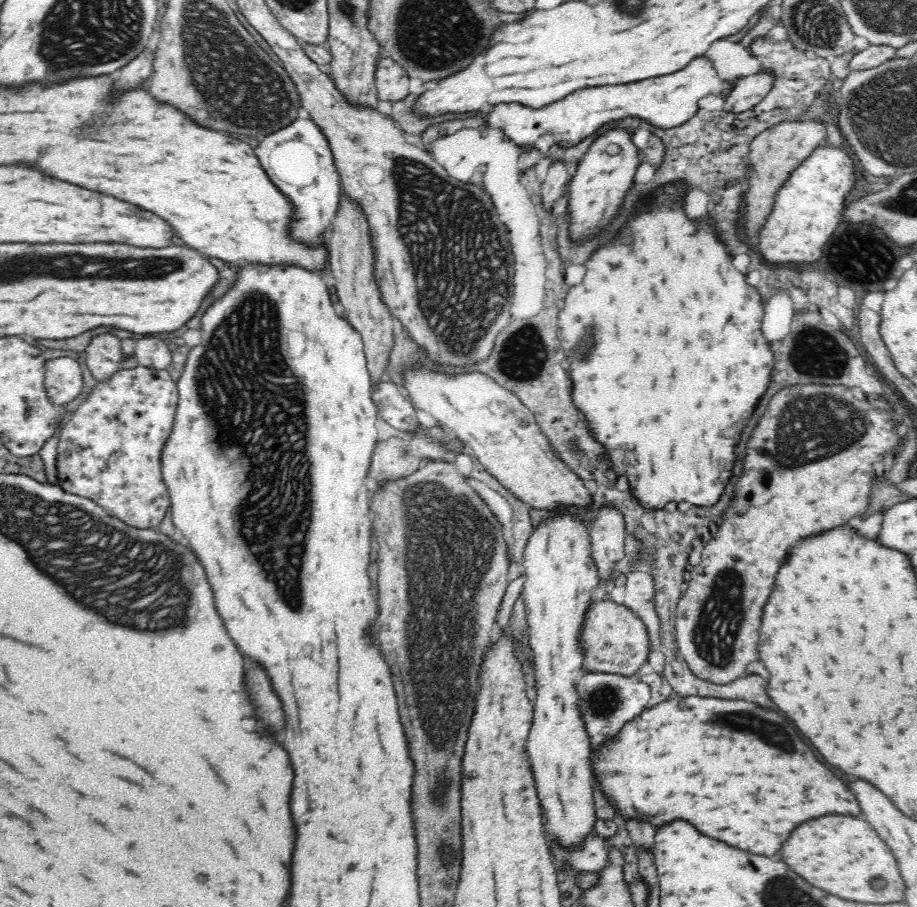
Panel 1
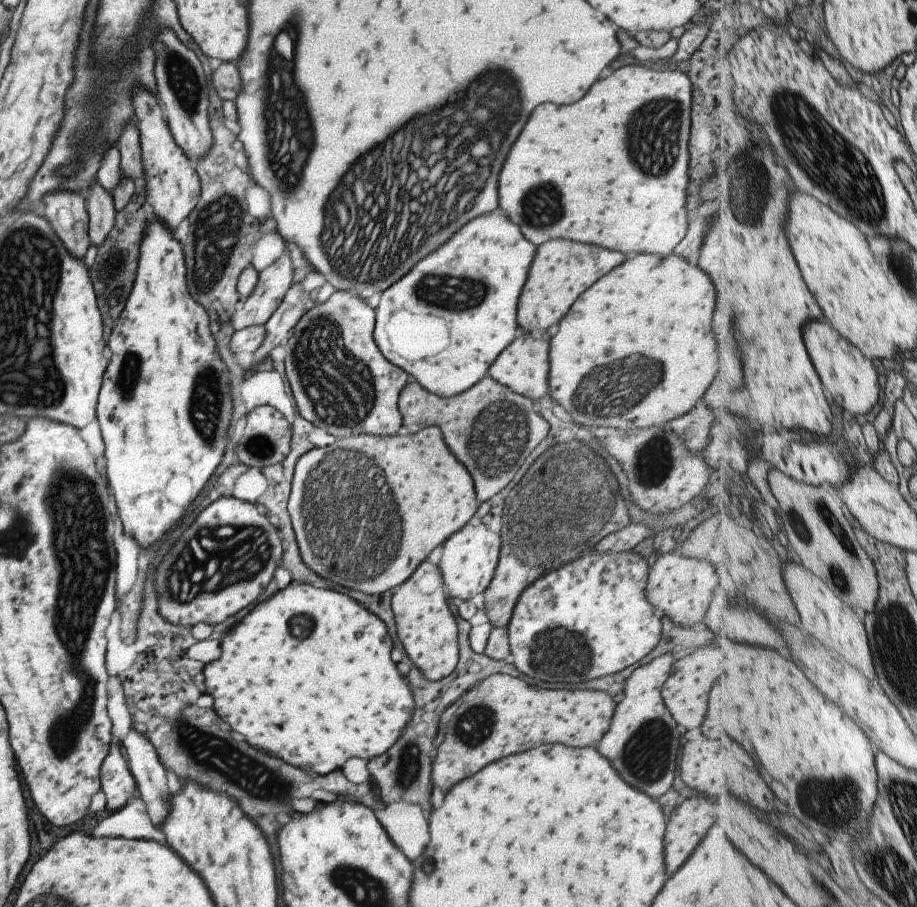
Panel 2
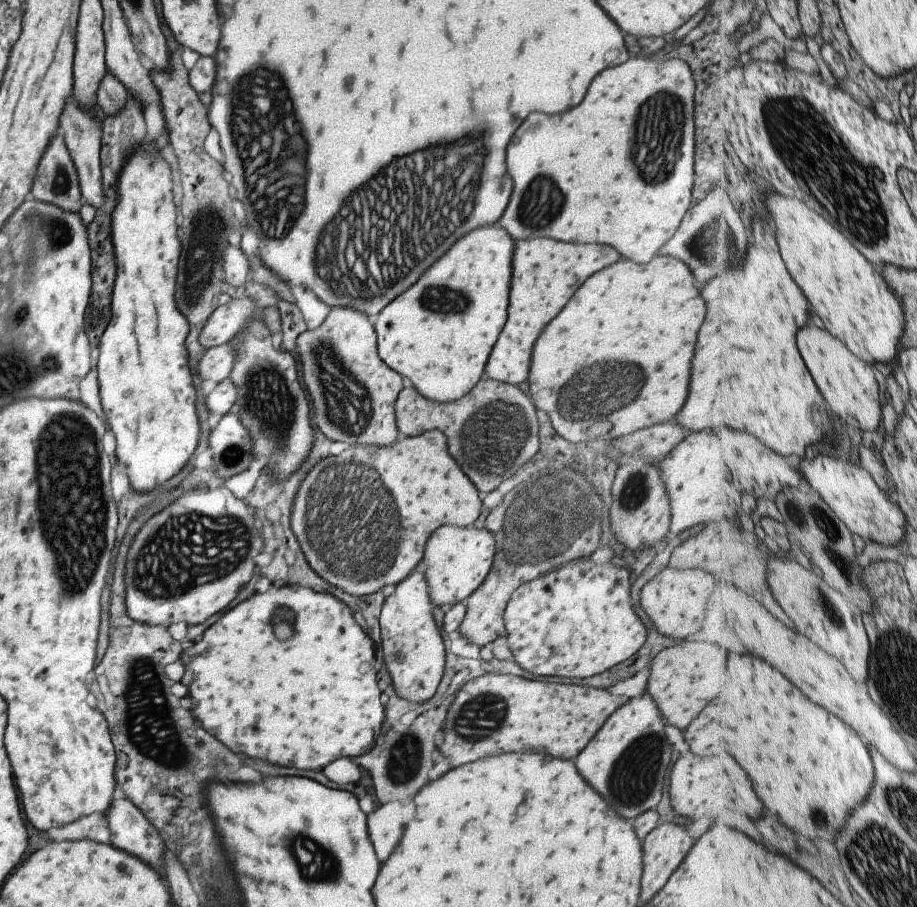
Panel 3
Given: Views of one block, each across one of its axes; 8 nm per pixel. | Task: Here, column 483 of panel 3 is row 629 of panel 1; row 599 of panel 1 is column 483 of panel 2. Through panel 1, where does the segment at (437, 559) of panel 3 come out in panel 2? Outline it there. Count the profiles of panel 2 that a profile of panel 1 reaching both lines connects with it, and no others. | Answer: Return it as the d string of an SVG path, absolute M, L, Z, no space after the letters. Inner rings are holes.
M475 521L466 523L458 532L449 536L443 544L443 554L438 564L442 582L449 598L470 601L485 592L494 576L500 558L502 537L490 531L485 524Z

